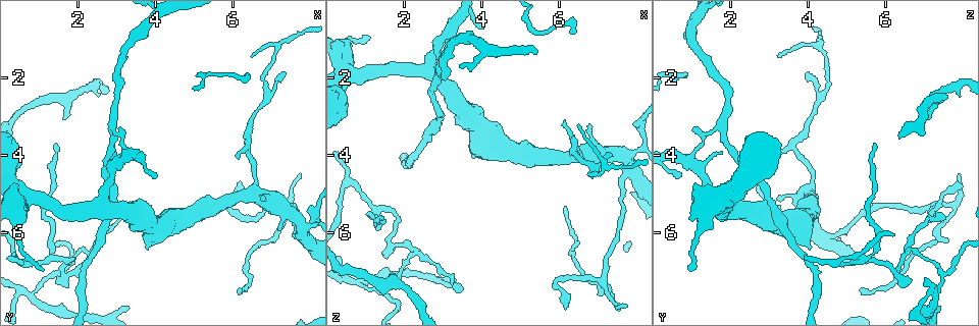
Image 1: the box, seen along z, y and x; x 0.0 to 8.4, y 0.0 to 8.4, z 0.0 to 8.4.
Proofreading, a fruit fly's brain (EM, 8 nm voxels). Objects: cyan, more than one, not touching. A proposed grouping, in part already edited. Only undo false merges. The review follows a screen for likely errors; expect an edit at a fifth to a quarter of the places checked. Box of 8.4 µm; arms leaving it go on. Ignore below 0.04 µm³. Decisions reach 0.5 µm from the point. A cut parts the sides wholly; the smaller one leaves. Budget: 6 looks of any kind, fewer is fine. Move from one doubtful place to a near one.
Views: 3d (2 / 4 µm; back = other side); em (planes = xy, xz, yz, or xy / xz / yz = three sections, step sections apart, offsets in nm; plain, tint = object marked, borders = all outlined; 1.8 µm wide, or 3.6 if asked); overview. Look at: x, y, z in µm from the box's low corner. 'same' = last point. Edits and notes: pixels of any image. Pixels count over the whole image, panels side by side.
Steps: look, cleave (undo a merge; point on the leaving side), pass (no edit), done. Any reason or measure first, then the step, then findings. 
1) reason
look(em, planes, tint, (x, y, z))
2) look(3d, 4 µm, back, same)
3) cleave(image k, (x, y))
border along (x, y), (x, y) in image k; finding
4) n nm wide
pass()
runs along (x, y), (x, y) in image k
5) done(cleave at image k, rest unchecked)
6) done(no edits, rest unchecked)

calibre changes
look(em, planes, tint, (7.75, 6.15, 4.35))

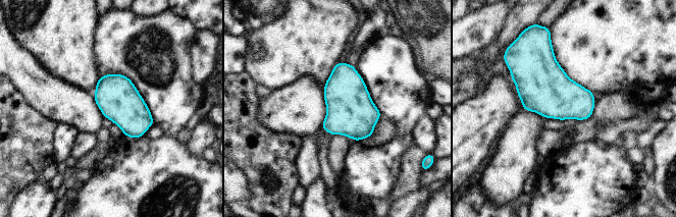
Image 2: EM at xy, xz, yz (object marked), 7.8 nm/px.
pass()
all the same neuron

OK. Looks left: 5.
branch point
look(3d, 4 µm, (2.85, 3.30, 1.70))

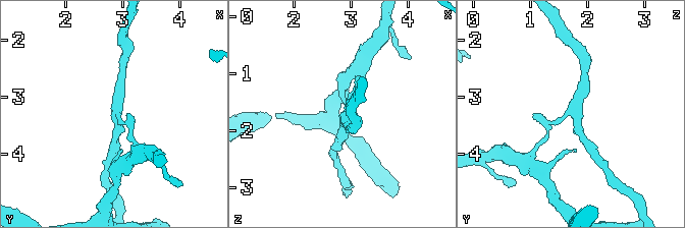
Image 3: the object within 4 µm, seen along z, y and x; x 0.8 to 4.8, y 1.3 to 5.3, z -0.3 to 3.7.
3 arms
look(em, planes, tint, (2.90, 3.30, 1.75))

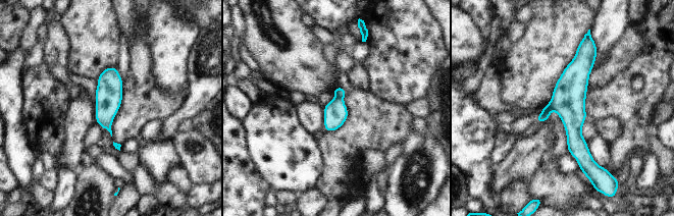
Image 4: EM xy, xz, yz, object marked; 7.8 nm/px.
cleave(image 4, (568, 100))
border along (549, 104), (552, 108) in image 4; two neurons meet here

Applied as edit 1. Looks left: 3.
thin neck
look(em, planes, borders, (0.85, 7.65, 7.30))

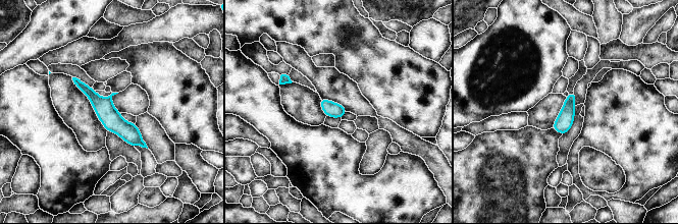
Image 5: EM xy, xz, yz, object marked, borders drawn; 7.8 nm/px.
pass()
runs along (76, 81), (142, 144) in image 5; one neuron here

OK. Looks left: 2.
done(cleave at image 4, rest unchecked)

